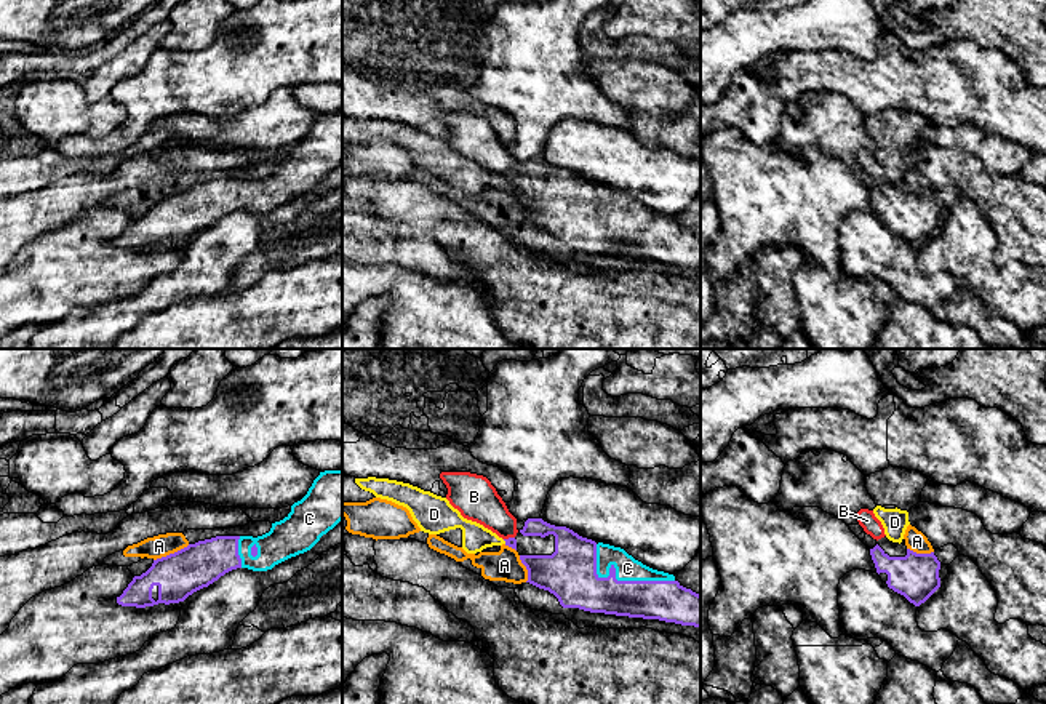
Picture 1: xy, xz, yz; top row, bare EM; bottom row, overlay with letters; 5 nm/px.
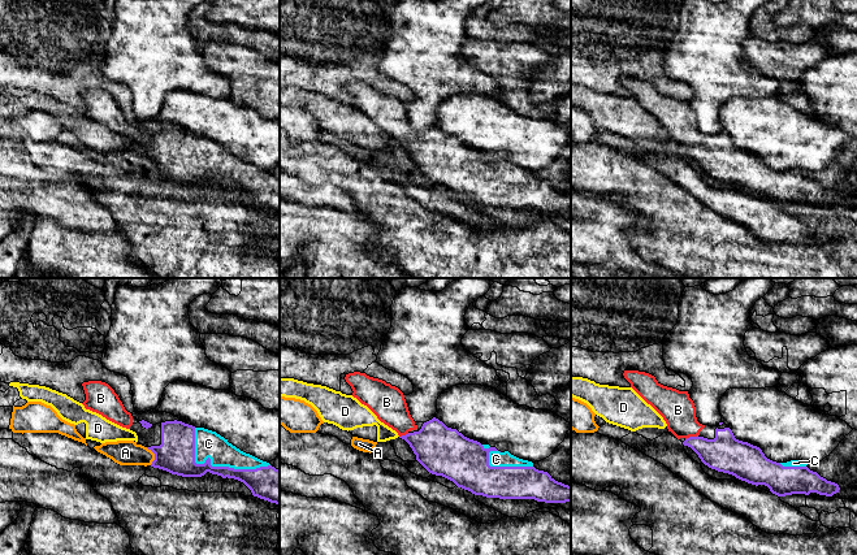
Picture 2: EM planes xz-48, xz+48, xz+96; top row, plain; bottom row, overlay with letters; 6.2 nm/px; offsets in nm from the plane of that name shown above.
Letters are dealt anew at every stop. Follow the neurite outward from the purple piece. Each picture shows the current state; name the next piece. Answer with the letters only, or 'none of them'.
B, C

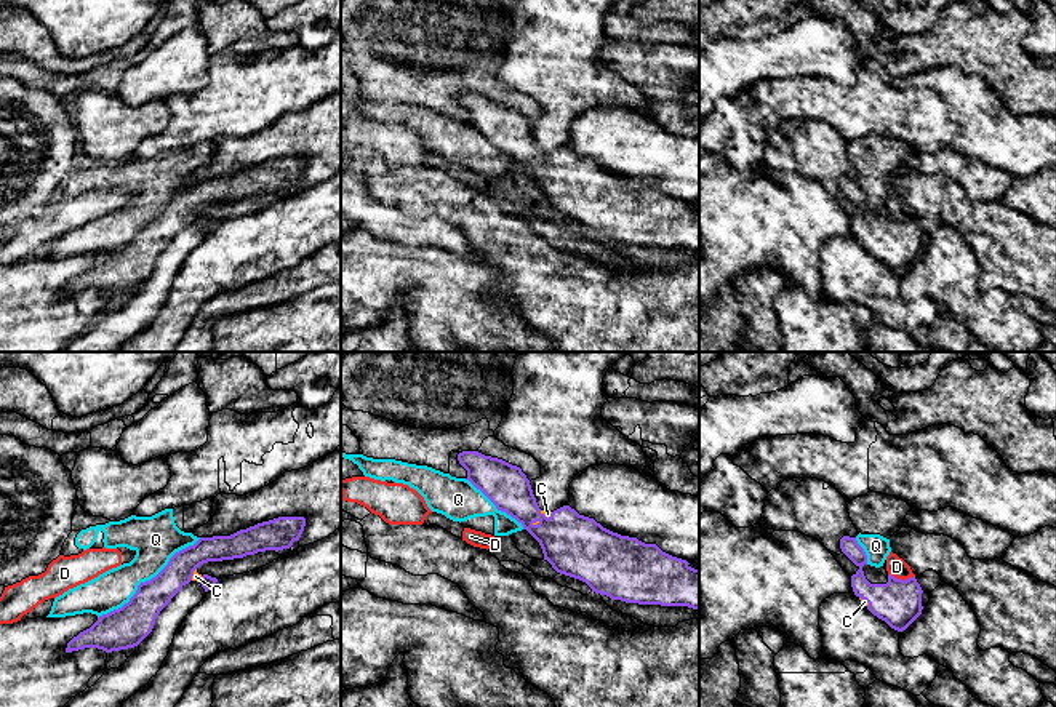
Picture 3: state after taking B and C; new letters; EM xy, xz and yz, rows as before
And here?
C

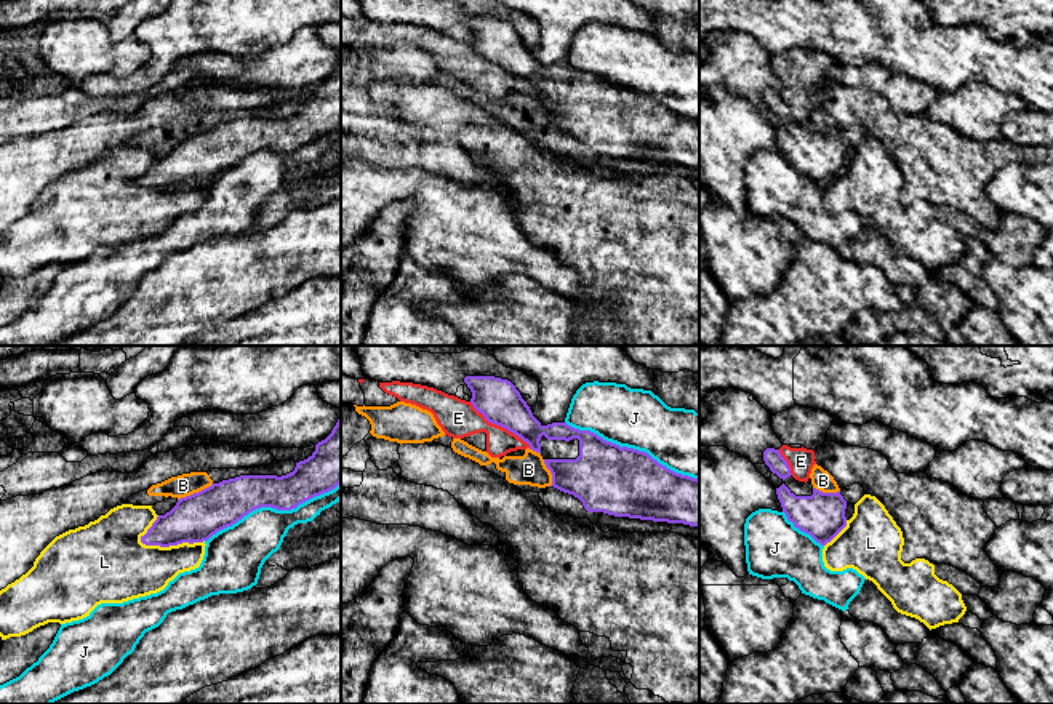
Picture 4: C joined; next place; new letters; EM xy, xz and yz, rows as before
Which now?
none of them

